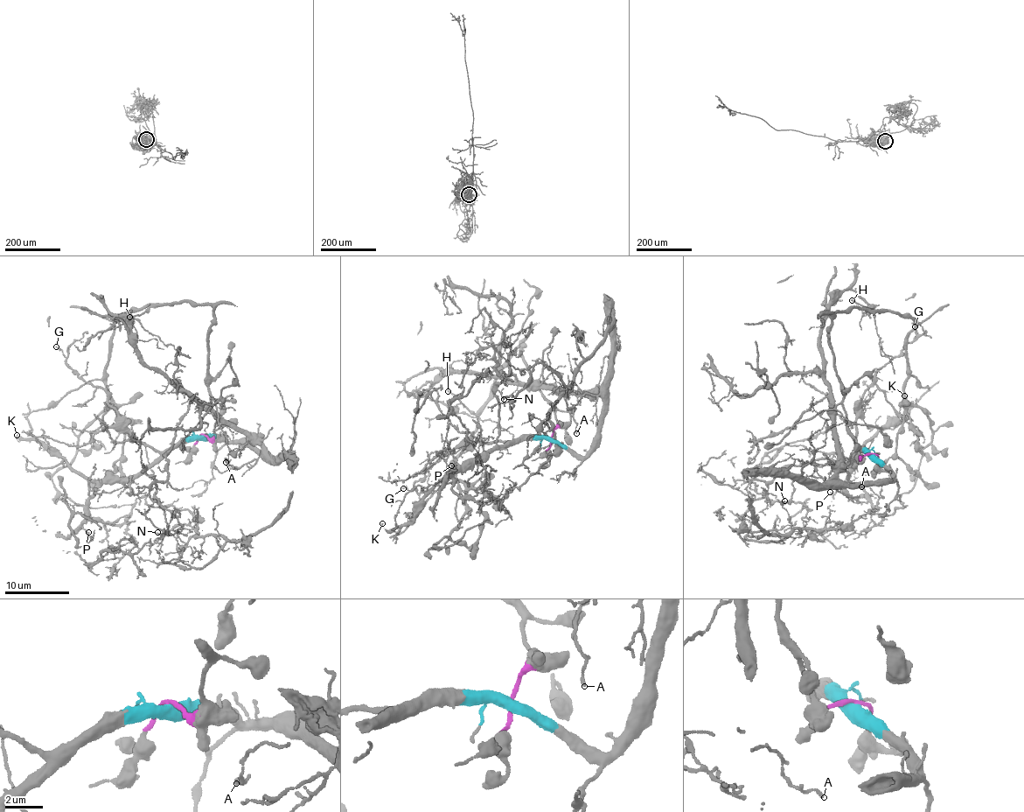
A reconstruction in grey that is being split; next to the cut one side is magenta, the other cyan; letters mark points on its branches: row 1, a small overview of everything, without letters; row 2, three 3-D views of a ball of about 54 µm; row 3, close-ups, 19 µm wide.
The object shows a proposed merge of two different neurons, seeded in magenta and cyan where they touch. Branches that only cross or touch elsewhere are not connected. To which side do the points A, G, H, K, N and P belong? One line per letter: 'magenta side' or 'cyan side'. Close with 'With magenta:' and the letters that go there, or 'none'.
A: cyan side
G: cyan side
H: magenta side
K: cyan side
N: cyan side
P: cyan side
With magenta: H

